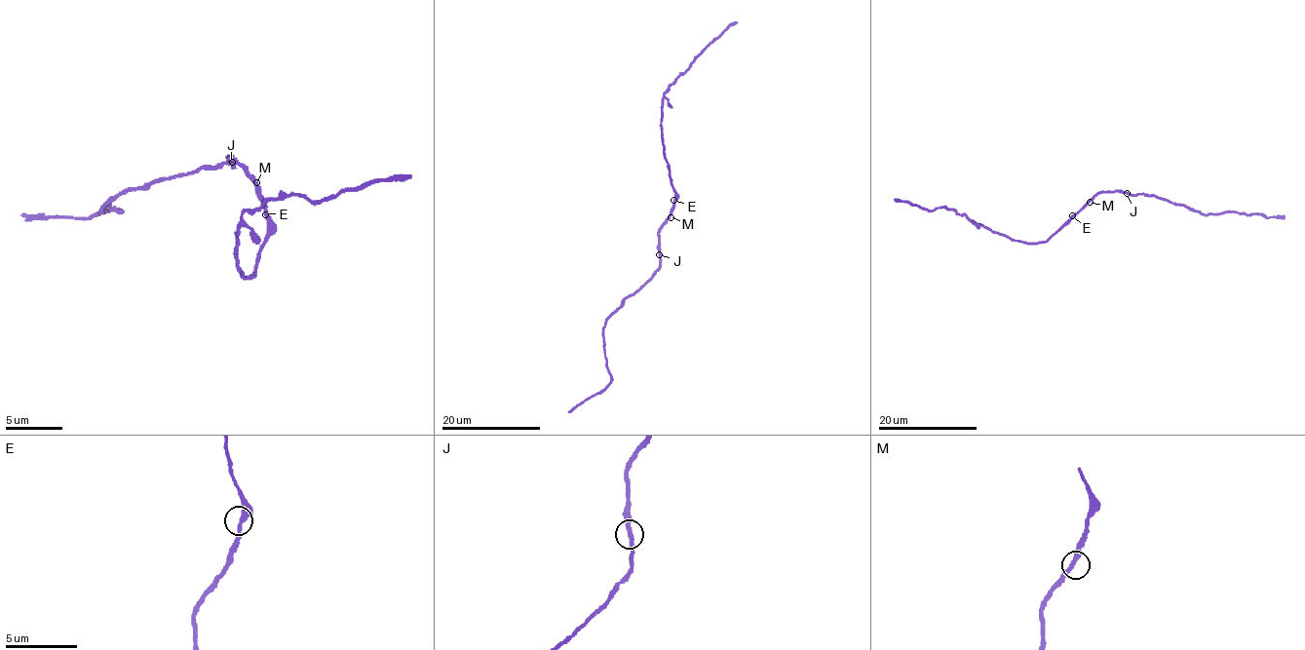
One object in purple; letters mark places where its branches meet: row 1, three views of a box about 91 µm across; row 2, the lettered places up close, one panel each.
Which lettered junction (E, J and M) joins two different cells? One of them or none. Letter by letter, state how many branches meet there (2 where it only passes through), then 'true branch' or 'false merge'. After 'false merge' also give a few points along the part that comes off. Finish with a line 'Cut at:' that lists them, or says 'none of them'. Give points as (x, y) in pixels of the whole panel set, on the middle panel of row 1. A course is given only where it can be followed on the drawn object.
E: 2 | true branch
J: 2 | true branch
M: 2 | true branch
Cut at: none of them

